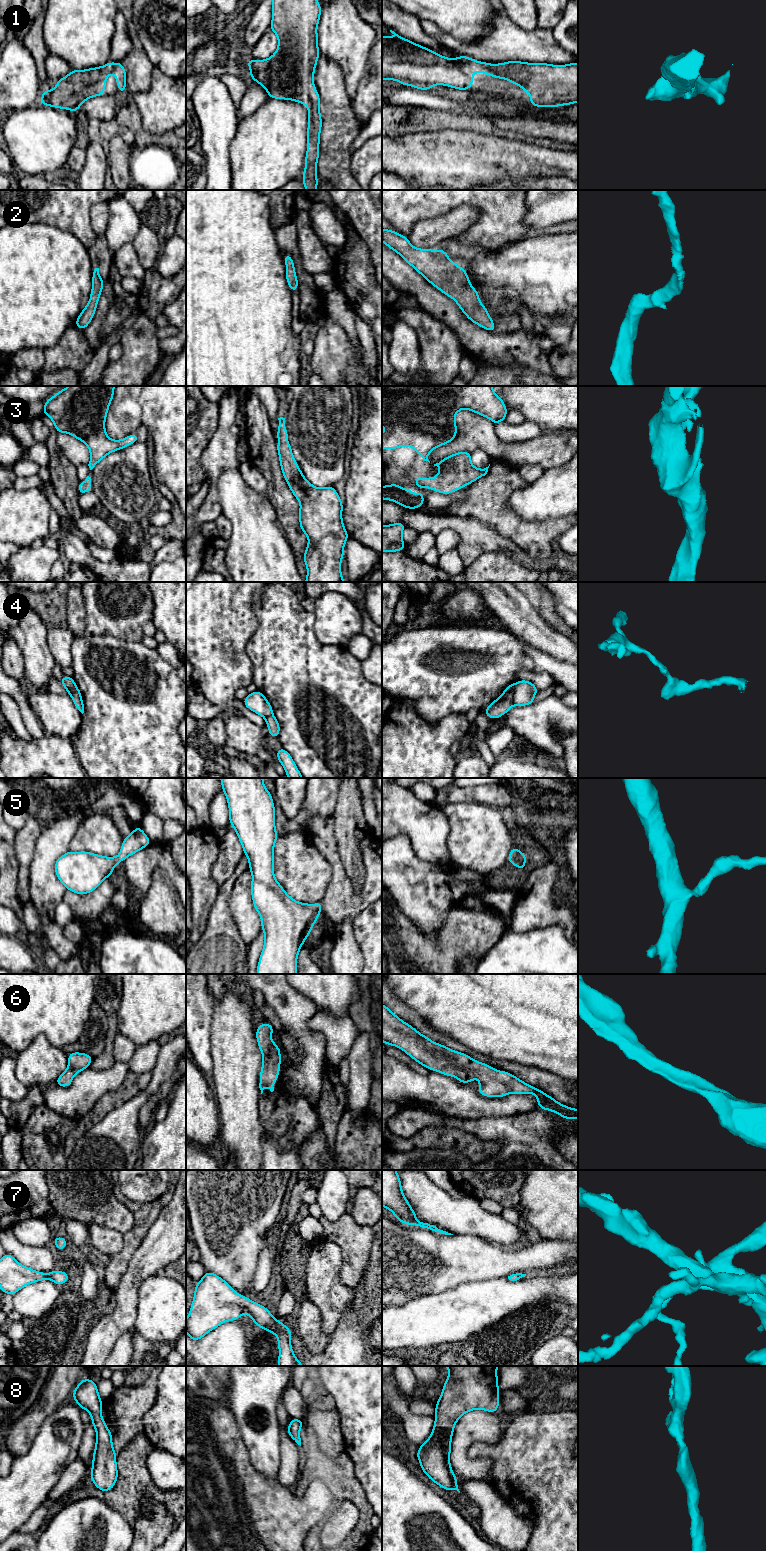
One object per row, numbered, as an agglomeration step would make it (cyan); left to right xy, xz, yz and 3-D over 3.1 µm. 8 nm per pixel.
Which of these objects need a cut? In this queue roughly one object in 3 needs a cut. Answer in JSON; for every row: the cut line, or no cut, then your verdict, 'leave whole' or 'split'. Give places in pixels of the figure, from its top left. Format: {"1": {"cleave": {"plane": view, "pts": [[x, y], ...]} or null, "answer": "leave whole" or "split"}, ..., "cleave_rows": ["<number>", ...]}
{"1": {"cleave": null, "answer": "leave whole"}, "2": {"cleave": null, "answer": "leave whole"}, "3": {"cleave": null, "answer": "leave whole"}, "4": {"cleave": {"plane": "yz", "pts": [[516, 684], [512, 704]]}, "answer": "split"}, "5": {"cleave": null, "answer": "leave whole"}, "6": {"cleave": null, "answer": "leave whole"}, "7": {"cleave": null, "answer": "leave whole"}, "8": {"cleave": null, "answer": "leave whole"}, "cleave_rows": ["4"]}

